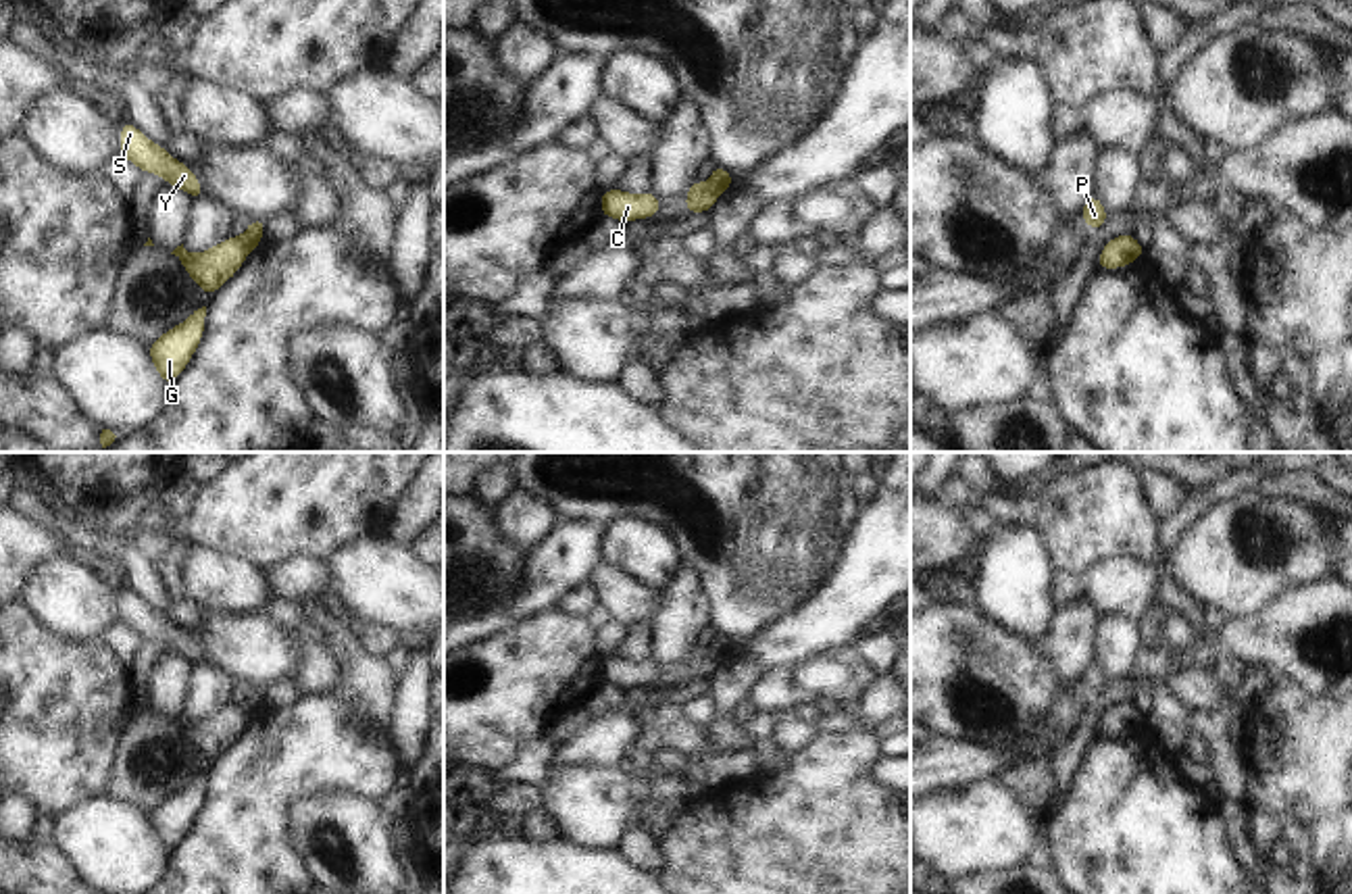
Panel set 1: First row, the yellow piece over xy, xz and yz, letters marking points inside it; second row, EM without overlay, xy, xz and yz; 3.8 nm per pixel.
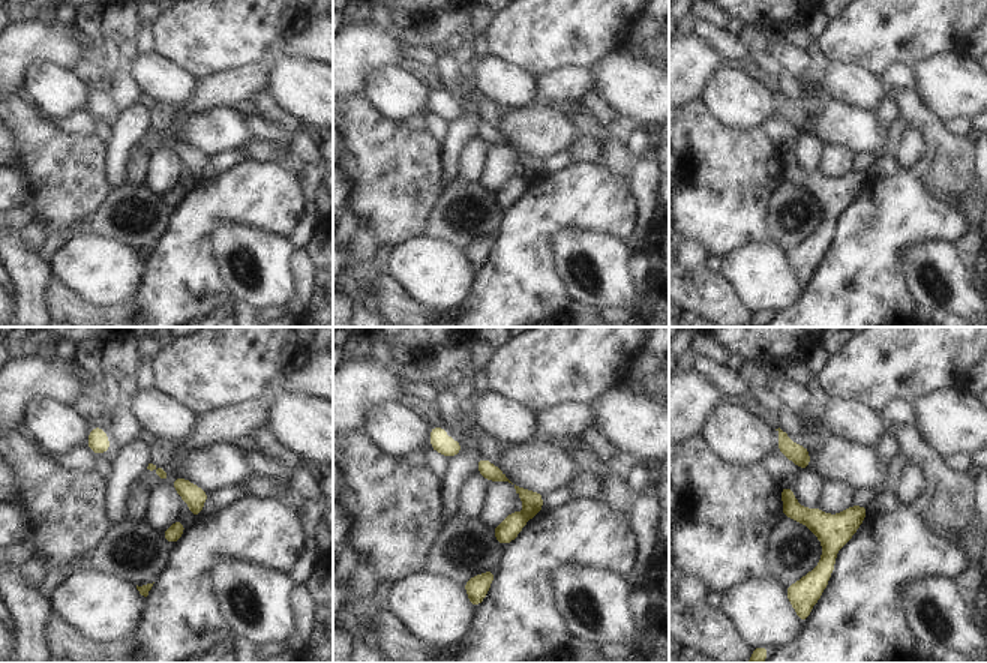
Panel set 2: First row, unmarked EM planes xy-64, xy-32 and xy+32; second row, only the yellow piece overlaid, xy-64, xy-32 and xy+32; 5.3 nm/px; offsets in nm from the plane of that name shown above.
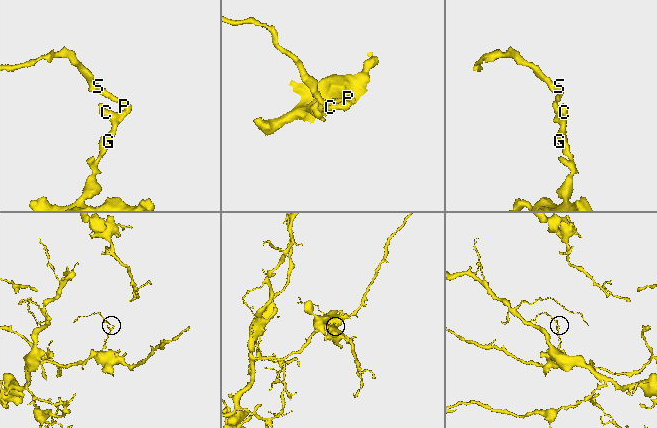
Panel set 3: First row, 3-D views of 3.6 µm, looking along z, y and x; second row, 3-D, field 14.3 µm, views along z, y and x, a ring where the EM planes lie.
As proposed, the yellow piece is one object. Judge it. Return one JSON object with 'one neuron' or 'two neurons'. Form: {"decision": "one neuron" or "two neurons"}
{"decision": "two neurons"}

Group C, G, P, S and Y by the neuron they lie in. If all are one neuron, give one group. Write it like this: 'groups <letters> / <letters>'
groups C G / P S Y

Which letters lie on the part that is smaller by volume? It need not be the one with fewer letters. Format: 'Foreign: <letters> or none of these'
Foreign: P, S, Y

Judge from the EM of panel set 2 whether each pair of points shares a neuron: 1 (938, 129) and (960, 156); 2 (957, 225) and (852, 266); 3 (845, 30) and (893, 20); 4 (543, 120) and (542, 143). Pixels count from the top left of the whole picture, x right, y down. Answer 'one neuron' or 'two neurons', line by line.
1: one neuron
2: one neuron
3: one neuron
4: one neuron

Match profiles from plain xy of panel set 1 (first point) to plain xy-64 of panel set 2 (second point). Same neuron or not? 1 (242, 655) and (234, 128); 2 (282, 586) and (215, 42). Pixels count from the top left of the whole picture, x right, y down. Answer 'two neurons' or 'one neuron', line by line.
1: one neuron
2: two neurons

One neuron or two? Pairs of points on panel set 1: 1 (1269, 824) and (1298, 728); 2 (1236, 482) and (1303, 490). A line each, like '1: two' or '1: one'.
1: one
2: two

